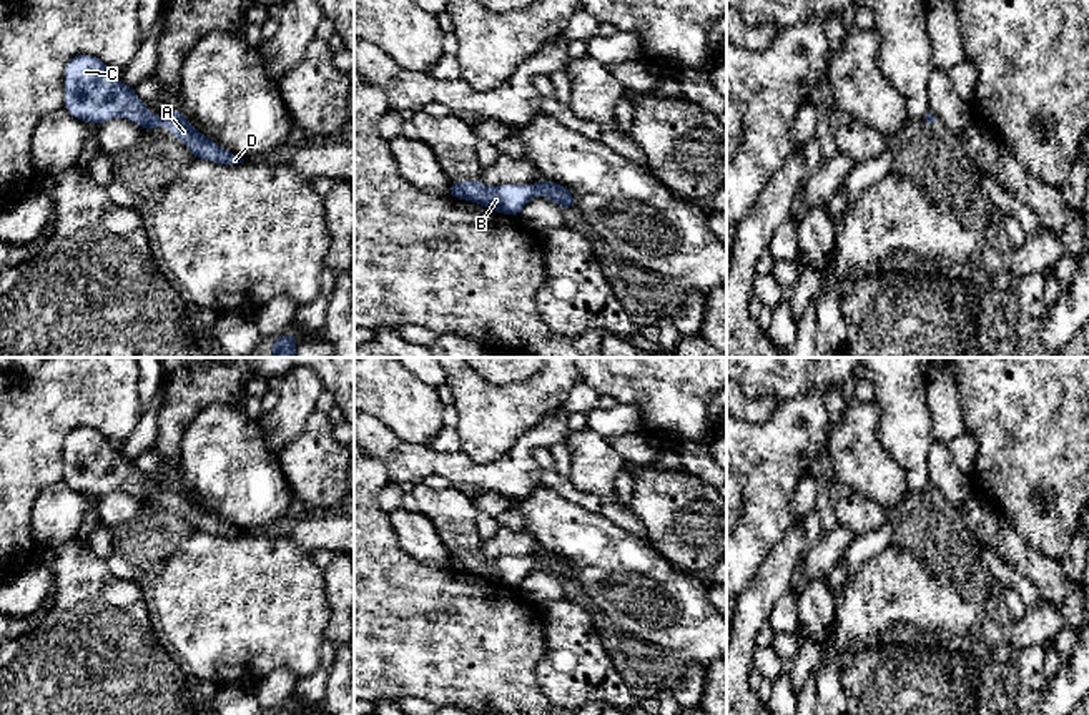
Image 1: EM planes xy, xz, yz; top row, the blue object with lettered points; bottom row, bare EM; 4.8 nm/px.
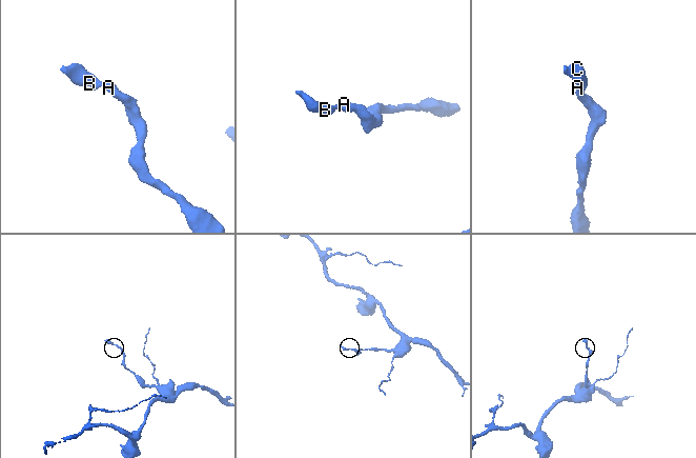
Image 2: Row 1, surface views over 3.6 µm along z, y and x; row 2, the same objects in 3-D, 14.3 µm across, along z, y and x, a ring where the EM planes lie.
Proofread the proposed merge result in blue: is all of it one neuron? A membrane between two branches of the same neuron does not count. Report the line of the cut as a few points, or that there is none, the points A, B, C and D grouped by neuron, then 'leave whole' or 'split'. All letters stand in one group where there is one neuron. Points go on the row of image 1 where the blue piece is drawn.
cut none; groups A B C D; leave whole

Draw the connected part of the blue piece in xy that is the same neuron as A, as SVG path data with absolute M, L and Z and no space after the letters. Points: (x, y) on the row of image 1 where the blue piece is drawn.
M76 55L65 65L65 110L80 121L103 125L115 116L126 116L143 126L145 133L165 125L183 141L195 158L234 166L244 160L214 145L175 110L166 118L146 110L133 88L113 76L108 67L93 55Z

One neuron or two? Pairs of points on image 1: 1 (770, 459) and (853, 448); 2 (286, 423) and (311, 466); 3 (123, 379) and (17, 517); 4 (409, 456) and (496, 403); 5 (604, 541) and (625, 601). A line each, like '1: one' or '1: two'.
1: two
2: two
3: one
4: two
5: one

